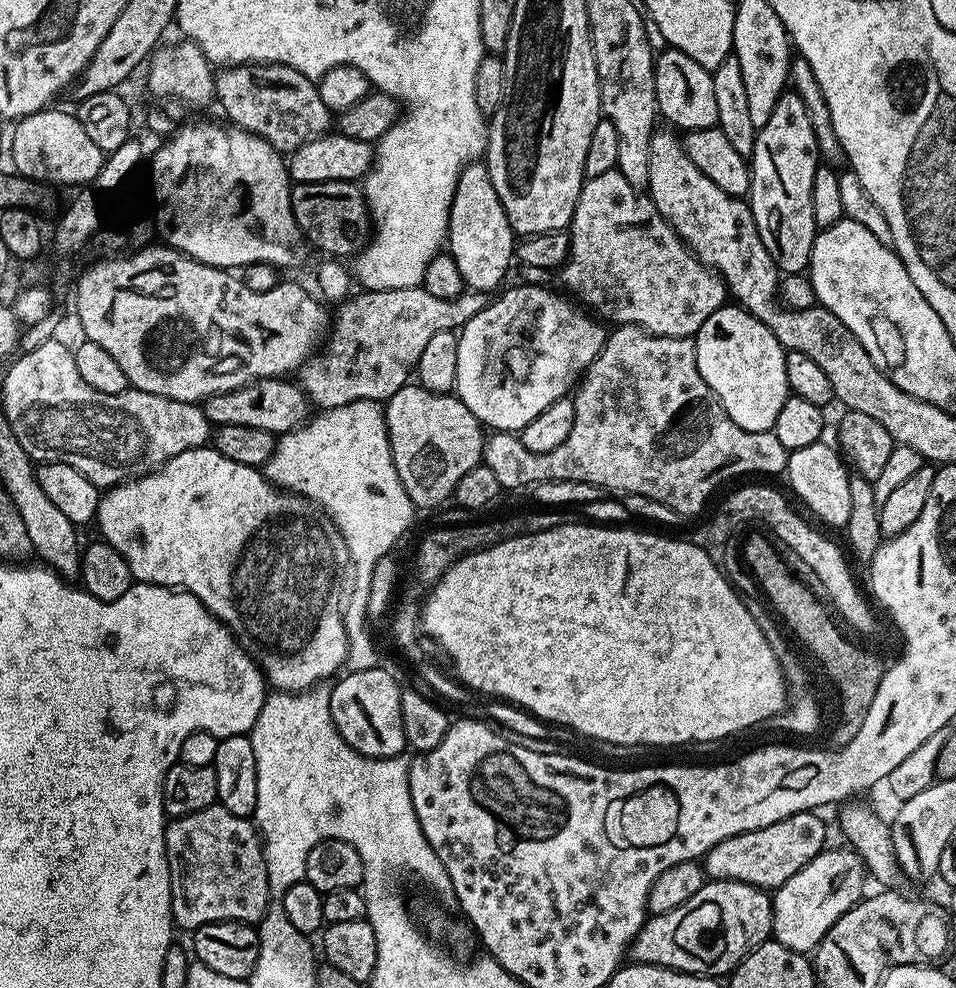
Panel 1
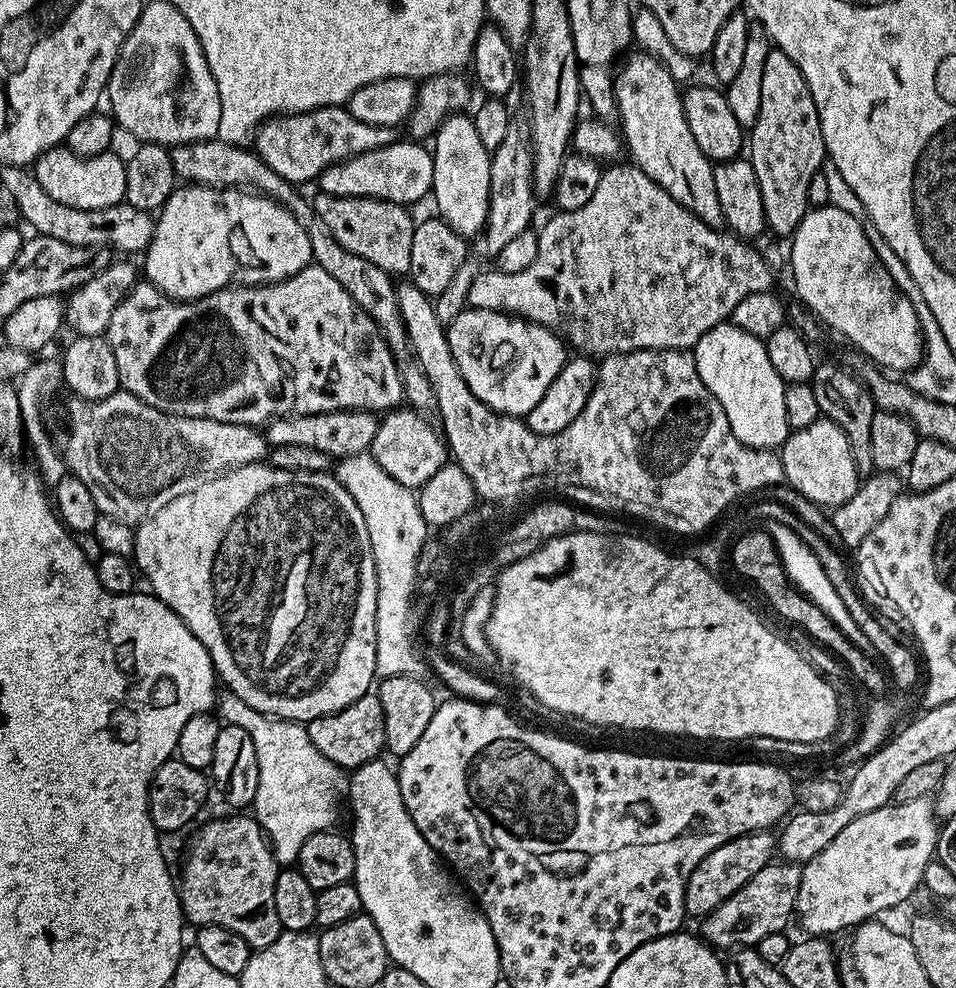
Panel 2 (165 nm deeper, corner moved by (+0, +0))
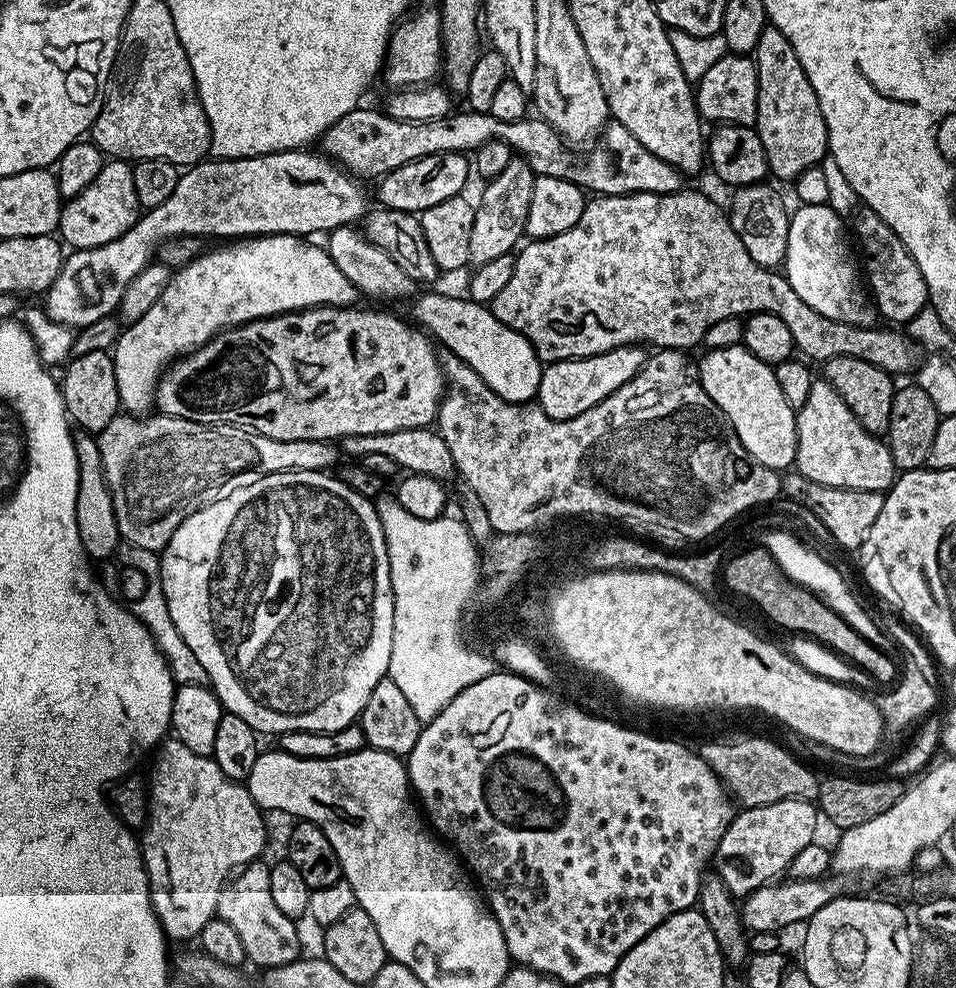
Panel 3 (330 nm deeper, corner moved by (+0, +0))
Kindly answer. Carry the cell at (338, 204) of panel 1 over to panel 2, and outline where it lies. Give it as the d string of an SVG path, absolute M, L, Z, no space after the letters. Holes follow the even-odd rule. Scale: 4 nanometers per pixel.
M321 192L316 196L311 201L315 214L325 223L343 249L372 262L393 277L400 278L408 273L417 221L412 220L408 213L411 211L405 205L380 199L338 198Z

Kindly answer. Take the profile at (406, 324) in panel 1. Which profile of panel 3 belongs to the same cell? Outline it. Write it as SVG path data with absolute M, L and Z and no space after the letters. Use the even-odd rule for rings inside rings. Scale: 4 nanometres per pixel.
M681 190L674 194L622 194L621 196L596 194L585 203L582 218L578 218L578 222L574 226L570 226L570 230L545 240L529 239L527 243L515 253L514 275L510 278L510 282L506 282L506 287L499 292L498 298L492 300L490 307L492 313L506 326L518 330L518 334L522 334L530 341L536 351L536 357L542 362L581 360L584 356L597 356L615 348L649 346L648 344L653 344L651 347L656 350L665 348L692 350L695 344L699 345L703 341L706 330L710 330L710 326L714 326L714 322L744 318L753 312L765 312L766 314L774 314L774 318L782 318L783 324L790 329L790 335L794 338L796 352L803 354L809 361L823 362L839 356L863 358L866 362L871 362L873 366L878 366L878 370L886 370L893 378L901 378L900 376L906 375L907 372L908 375L915 373L920 363L920 349L903 331L892 326L884 326L888 328L880 328L881 326L863 328L846 322L834 322L834 318L826 318L826 314L818 314L818 310L806 306L806 302L802 302L802 298L798 298L798 294L794 294L794 286L790 286L787 276L771 268L758 266L758 262L754 262L754 258L750 258L750 254L746 254L746 246L742 246L742 238L738 238L729 213L725 209L723 212L710 197L703 196L700 192Z

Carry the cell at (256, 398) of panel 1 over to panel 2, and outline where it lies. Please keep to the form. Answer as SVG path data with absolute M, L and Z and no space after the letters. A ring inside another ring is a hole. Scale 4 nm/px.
M334 410L301 416L278 416L268 421L266 439L272 446L311 446L333 458L358 456L369 451L380 426L377 413L358 410Z

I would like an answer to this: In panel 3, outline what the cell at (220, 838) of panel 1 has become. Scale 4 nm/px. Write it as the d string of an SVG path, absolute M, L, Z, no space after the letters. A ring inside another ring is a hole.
M253 862L240 869L218 898L216 916L230 922L242 941L248 960L256 963L260 970L281 968L301 959L297 921L286 918L286 914L274 906L274 897L270 895L270 867L267 863Z

